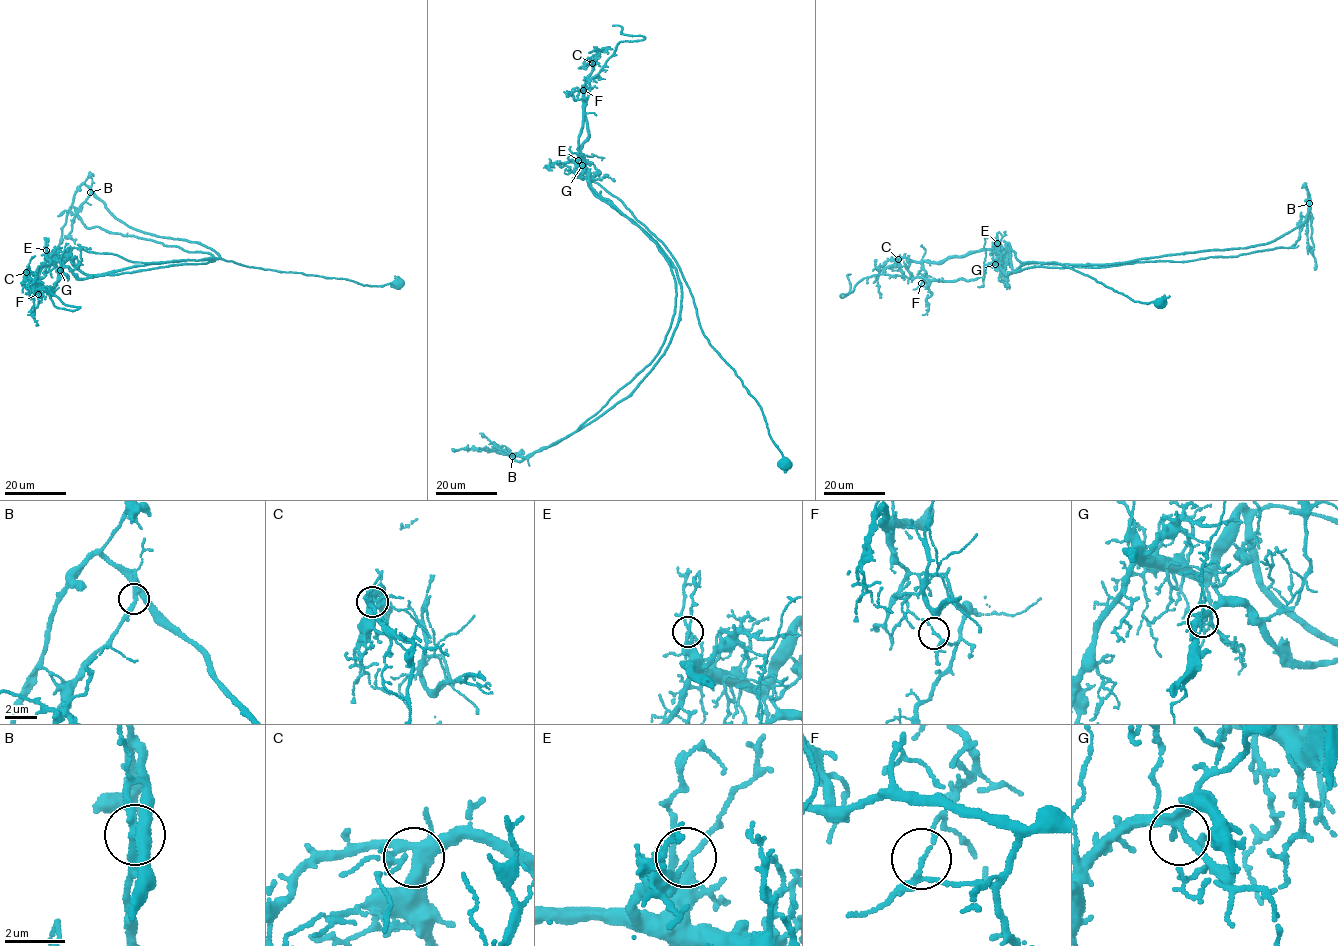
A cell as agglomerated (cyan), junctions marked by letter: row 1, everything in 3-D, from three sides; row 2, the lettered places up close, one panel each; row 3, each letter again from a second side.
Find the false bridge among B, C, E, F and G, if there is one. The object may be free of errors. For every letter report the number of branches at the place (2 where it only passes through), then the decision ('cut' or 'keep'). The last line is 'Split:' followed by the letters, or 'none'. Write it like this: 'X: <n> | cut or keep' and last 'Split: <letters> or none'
B: 3 | keep
C: 5 | keep
E: 3 | keep
F: 3 | cut
G: 5 | keep
Split: F

